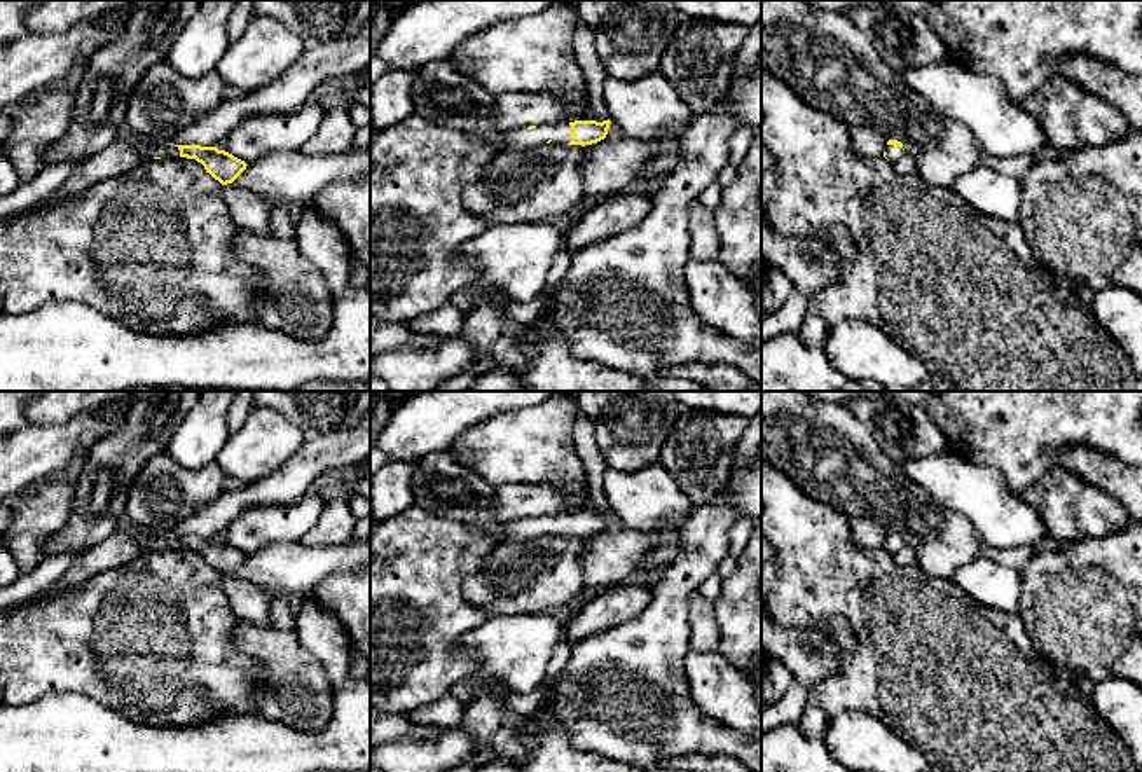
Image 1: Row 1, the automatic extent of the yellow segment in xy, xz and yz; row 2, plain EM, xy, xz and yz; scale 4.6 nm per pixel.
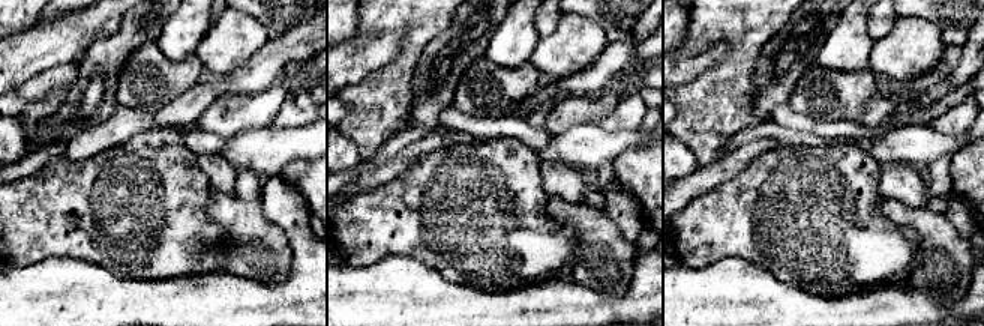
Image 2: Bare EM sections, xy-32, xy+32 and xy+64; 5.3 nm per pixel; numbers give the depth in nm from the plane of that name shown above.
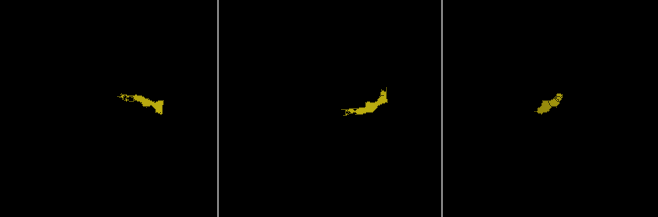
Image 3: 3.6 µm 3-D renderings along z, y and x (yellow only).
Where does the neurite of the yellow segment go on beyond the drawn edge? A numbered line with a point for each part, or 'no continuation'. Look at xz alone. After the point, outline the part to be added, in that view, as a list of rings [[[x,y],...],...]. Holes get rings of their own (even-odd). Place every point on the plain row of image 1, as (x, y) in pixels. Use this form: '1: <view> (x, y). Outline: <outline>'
1: xz (521, 530). Outline: [[[552,514],[552,515],[538,517],[534,520],[527,520],[527,519],[510,520],[503,524],[506,529],[505,543],[533,540],[533,538],[547,534],[548,531],[555,534],[569,534],[571,524],[573,520],[569,514]]]

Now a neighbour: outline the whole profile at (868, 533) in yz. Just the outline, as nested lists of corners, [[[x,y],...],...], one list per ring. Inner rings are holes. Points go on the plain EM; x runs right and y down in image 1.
[[[850,517],[850,534],[864,548],[882,548],[887,538],[887,529],[868,517]]]

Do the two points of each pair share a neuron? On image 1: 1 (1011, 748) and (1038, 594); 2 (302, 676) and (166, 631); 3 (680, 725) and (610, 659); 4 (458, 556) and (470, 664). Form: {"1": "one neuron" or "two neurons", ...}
{"1": "two neurons", "2": "two neurons", "3": "one neuron", "4": "one neuron"}

